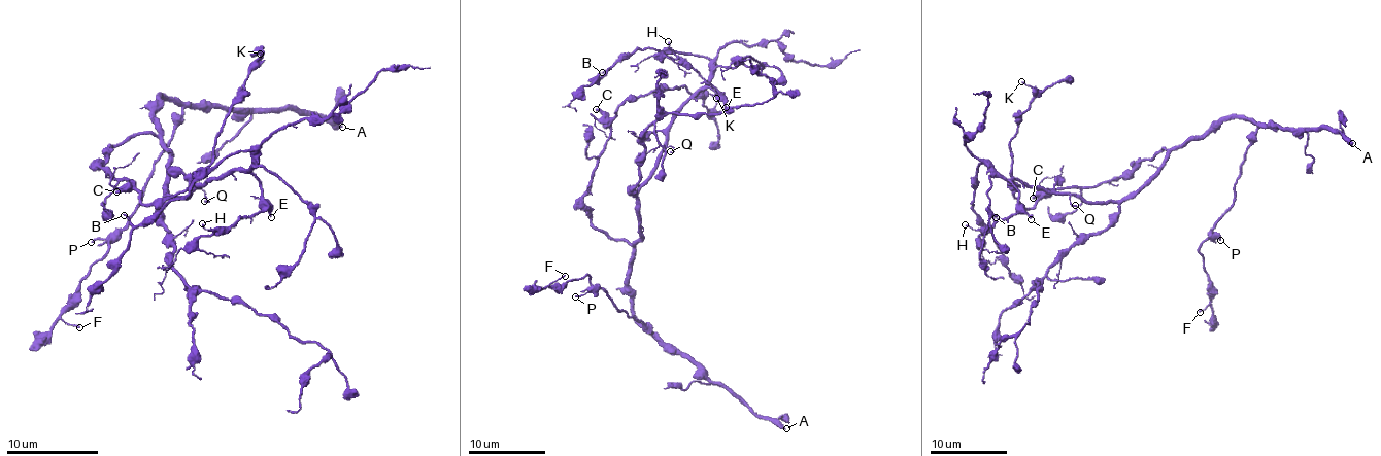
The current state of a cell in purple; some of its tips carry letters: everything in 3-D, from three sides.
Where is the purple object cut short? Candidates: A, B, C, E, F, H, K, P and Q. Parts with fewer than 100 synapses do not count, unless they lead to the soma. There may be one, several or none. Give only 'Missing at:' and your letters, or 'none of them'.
Missing at: A

